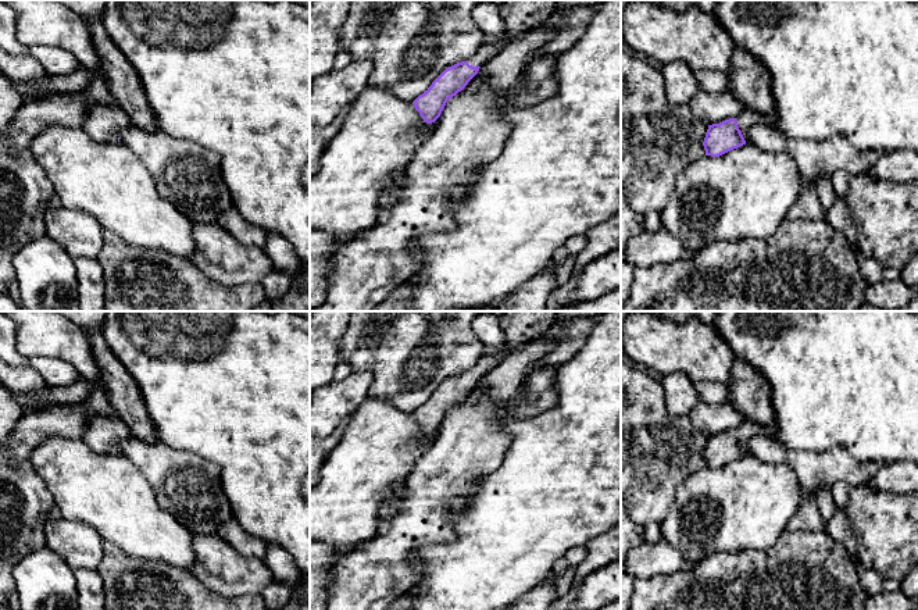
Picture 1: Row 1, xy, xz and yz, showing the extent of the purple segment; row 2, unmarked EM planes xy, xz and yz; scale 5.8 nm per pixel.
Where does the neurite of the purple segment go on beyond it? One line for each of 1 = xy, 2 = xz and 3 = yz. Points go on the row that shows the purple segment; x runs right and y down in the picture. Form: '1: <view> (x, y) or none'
1: none
2: xz (488, 49)
3: yz (746, 118)

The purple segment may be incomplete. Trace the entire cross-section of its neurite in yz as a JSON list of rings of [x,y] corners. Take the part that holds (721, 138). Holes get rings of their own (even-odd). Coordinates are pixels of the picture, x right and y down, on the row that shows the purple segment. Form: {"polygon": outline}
{"polygon": [[[743,110],[736,118],[725,119],[719,124],[708,125],[703,146],[706,156],[719,157],[733,149],[746,145],[743,132],[756,124],[775,126],[778,115],[775,111],[769,114],[757,114],[753,110]]]}

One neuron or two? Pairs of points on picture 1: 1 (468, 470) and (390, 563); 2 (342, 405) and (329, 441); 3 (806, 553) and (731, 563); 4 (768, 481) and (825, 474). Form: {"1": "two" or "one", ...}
{"1": "one", "2": "two", "3": "one", "4": "two"}

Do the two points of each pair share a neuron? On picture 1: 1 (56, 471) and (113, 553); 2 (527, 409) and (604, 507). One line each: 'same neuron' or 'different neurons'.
1: different neurons
2: different neurons

